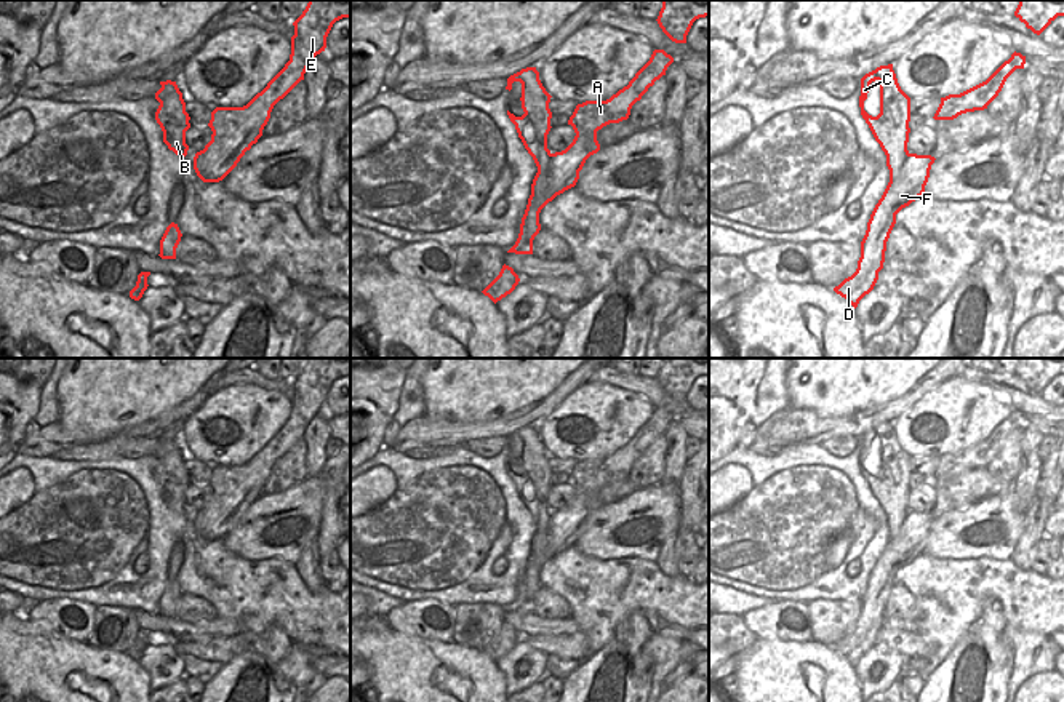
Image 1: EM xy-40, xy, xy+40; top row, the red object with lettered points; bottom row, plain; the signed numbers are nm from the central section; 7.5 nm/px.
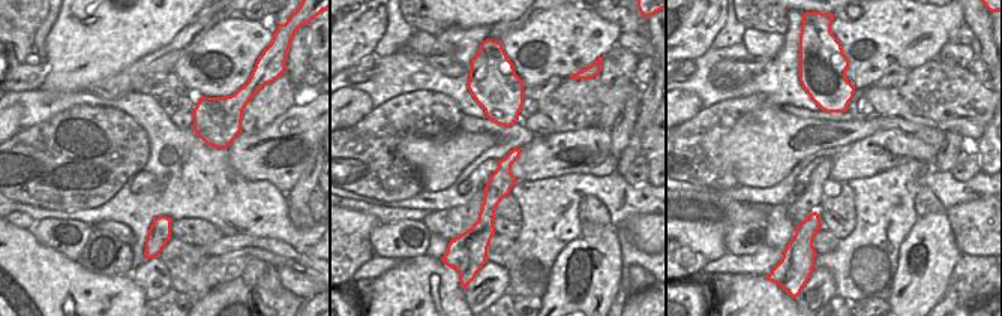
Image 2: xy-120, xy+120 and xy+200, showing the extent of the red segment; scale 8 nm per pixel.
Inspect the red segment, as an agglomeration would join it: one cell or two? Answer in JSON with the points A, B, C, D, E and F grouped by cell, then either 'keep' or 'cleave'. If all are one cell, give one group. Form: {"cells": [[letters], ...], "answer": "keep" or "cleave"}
{"cells": [["A", "D", "E", "F"], ["B", "C"]], "answer": "cleave"}

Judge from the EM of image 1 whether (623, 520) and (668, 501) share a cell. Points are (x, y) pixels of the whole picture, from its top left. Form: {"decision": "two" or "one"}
{"decision": "one"}

